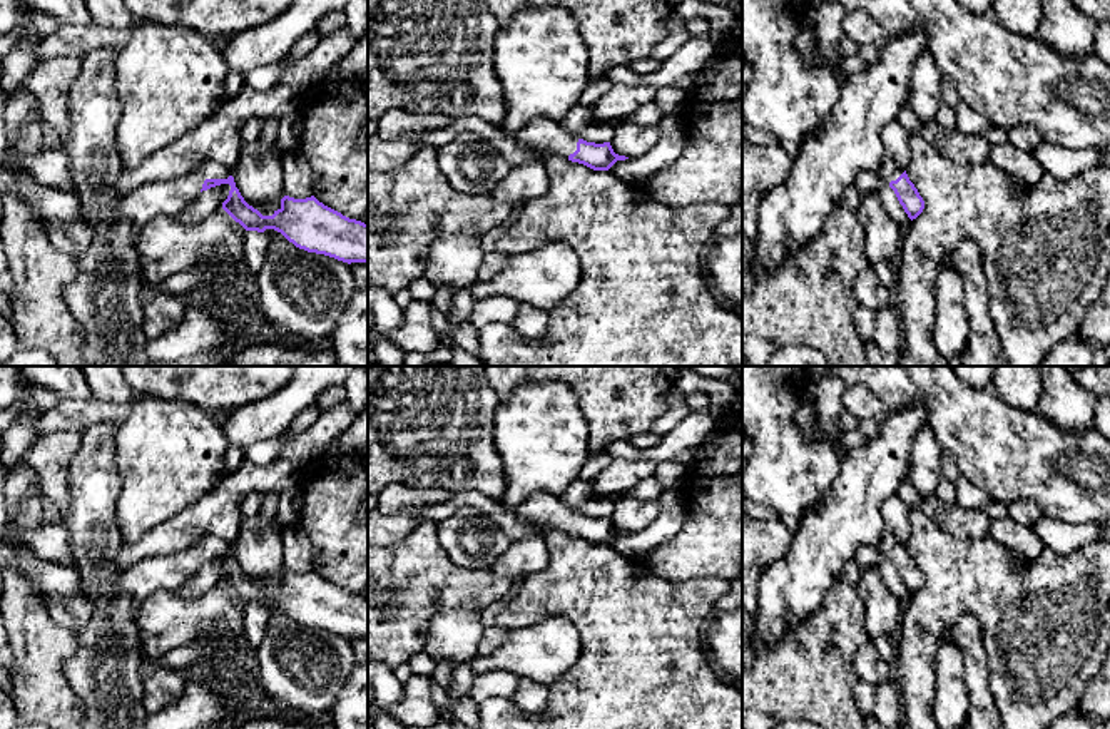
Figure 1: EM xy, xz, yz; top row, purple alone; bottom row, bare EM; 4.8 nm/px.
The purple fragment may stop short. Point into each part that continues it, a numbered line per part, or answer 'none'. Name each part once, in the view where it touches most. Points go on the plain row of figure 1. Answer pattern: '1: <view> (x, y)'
1: xy (166, 572)

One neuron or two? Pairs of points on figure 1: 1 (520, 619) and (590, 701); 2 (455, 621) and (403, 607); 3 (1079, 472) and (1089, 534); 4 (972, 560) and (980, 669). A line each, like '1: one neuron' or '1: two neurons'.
1: one neuron
2: two neurons
3: two neurons
4: two neurons

